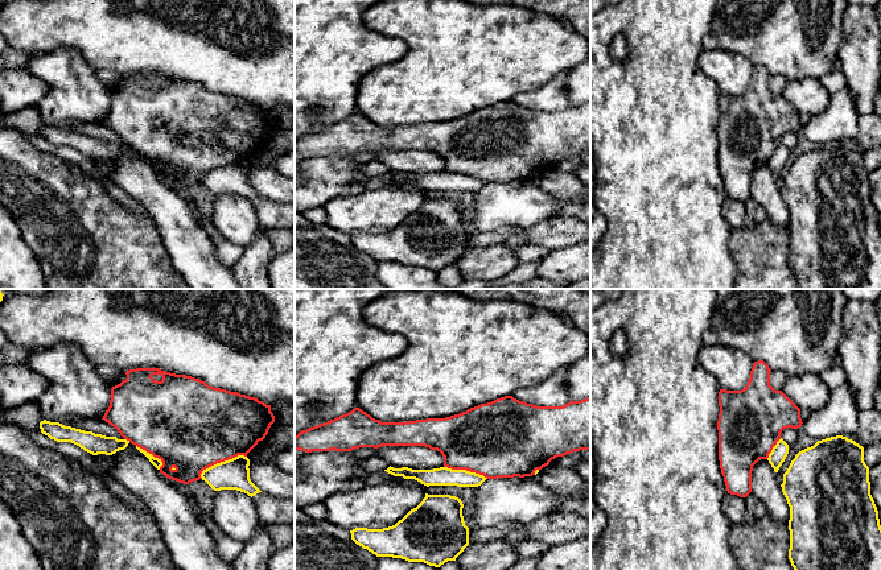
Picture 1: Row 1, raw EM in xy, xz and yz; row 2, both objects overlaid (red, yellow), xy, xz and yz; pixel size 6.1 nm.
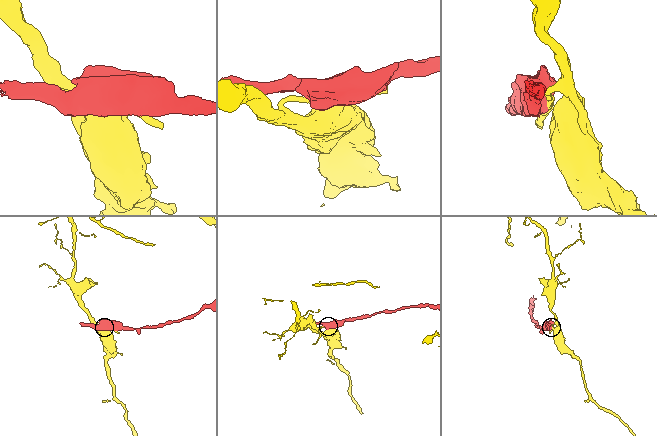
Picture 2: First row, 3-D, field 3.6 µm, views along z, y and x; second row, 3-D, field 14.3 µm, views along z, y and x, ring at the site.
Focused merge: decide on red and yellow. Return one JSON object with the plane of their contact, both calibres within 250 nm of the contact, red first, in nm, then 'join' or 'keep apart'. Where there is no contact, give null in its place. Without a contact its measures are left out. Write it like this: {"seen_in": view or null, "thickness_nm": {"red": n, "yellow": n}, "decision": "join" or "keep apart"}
{"seen_in": "xy", "thickness_nm": {"red": 500, "yellow": 190}, "decision": "keep apart"}

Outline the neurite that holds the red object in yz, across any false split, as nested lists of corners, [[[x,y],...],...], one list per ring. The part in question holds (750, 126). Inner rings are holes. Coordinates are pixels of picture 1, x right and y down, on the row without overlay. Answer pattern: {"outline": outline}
{"outline": [[[763,65],[754,66],[750,83],[741,95],[719,96],[719,165],[730,199],[746,202],[752,197],[752,175],[759,164],[767,164],[781,144],[783,133],[802,131],[800,113],[782,96],[770,90],[770,73]]]}

